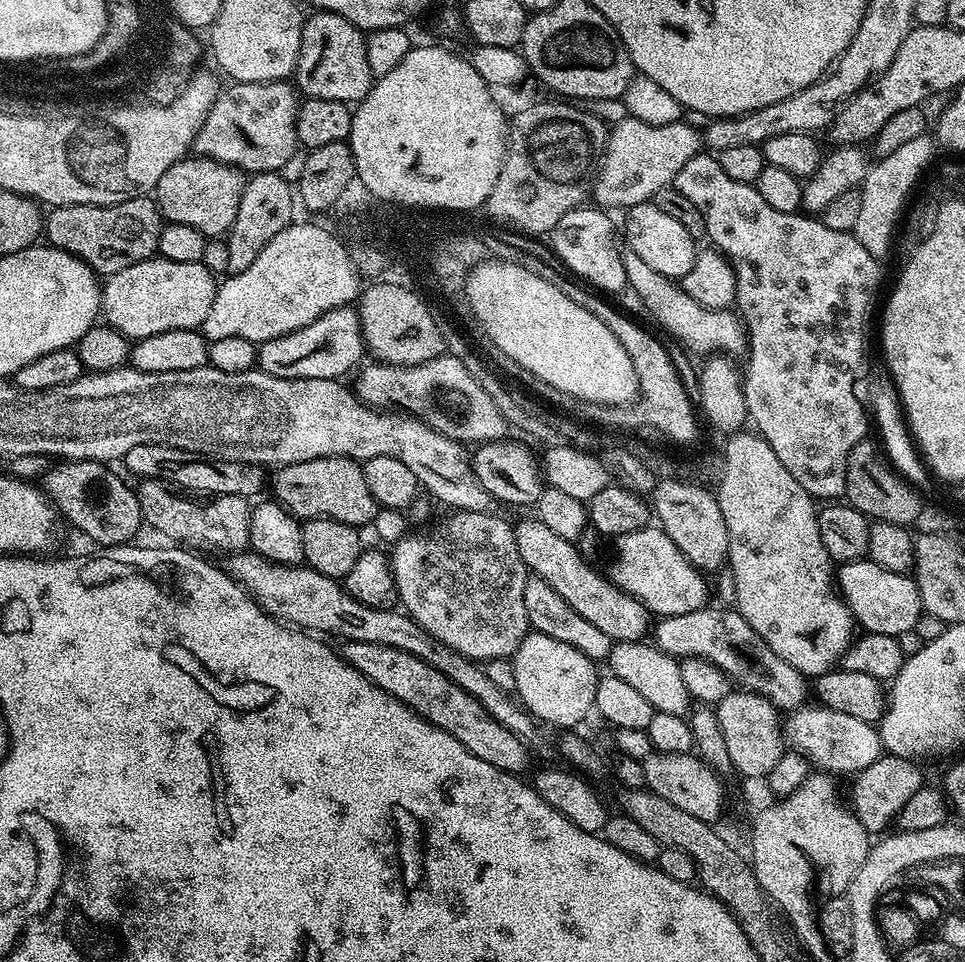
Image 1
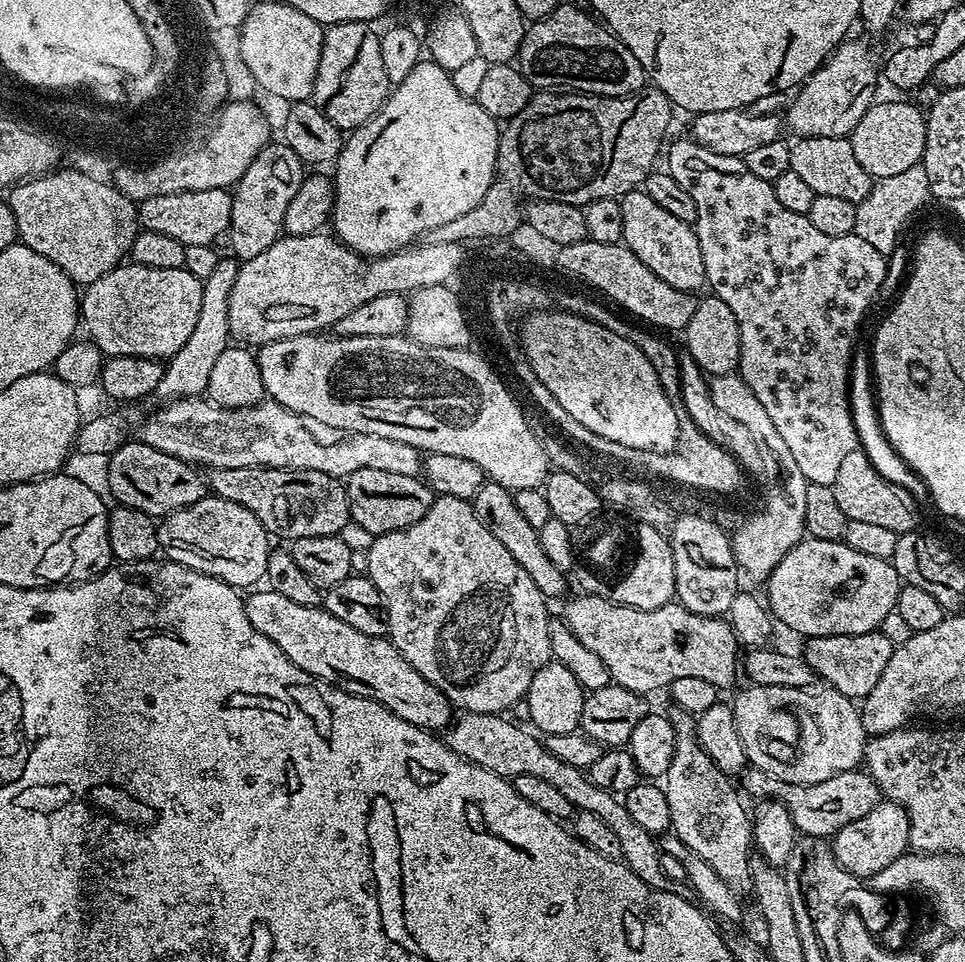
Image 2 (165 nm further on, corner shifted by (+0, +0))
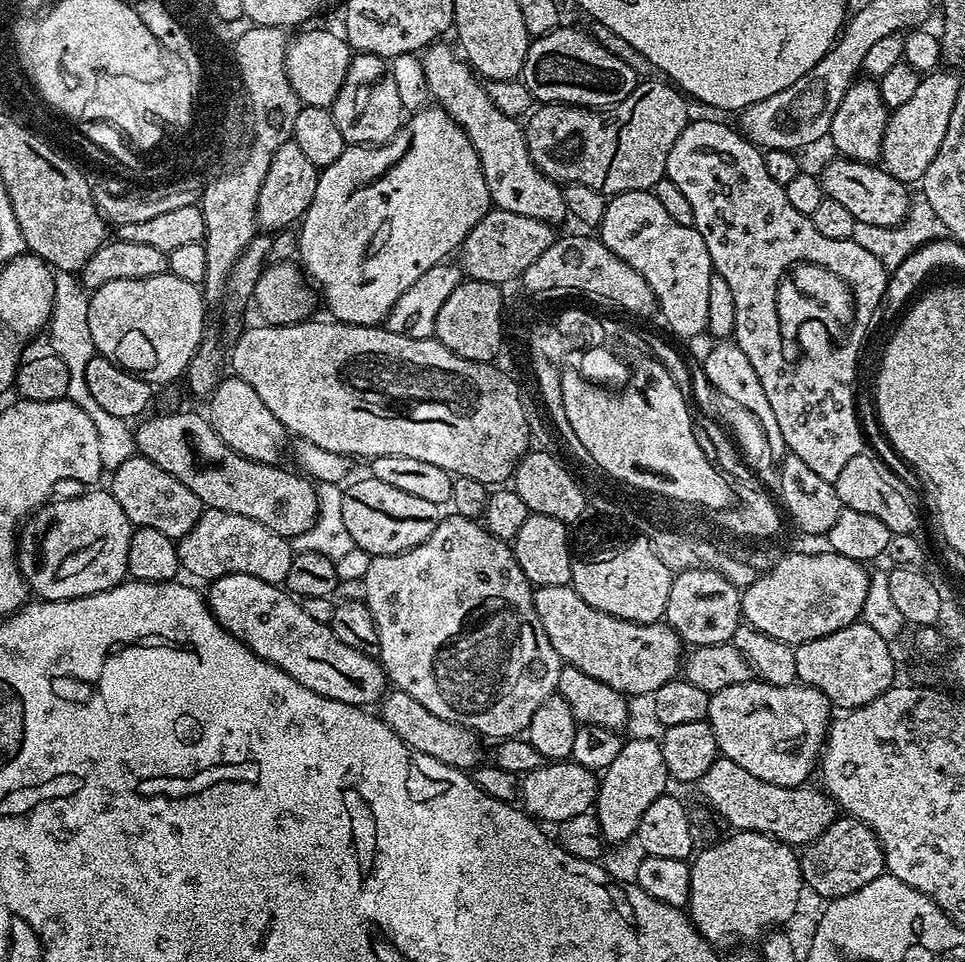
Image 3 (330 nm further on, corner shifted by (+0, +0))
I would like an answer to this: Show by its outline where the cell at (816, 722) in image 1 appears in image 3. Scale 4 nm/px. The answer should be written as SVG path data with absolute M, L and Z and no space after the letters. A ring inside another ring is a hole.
M751 680L738 686L726 686L708 697L708 725L714 730L714 738L720 747L719 755L726 760L738 762L744 770L771 785L787 788L799 787L817 767L824 741L832 720L832 705L821 691L808 685L774 687L761 680Z

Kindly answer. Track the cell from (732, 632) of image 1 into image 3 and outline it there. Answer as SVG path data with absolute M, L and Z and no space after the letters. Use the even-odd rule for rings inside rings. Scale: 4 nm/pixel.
M567 584L539 586L533 591L534 606L550 638L550 646L567 667L582 670L598 682L606 682L625 697L644 696L656 692L658 686L677 679L682 668L682 641L666 622L639 624L614 618L586 602Z

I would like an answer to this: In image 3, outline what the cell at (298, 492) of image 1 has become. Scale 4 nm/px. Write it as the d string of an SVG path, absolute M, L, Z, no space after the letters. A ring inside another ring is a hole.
M201 413L151 416L135 425L137 453L154 462L154 466L162 466L166 474L174 474L182 486L194 490L204 508L246 514L246 518L270 526L274 534L285 538L302 535L314 526L320 514L320 500L317 485L309 477L296 470L287 472L279 463L263 464L230 450Z

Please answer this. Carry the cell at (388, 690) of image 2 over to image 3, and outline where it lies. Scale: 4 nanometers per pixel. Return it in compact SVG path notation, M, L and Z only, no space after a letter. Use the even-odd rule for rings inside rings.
M226 574L222 578L211 581L207 588L208 608L215 614L220 627L246 644L248 649L258 654L258 658L278 666L286 674L290 674L290 678L302 682L302 686L331 700L361 706L372 706L372 703L375 705L385 695L386 677L379 659L353 650L350 646L346 646L346 642L338 642L331 627L322 622L314 622L314 618L306 614L303 603L285 591L281 585L262 582L250 574Z

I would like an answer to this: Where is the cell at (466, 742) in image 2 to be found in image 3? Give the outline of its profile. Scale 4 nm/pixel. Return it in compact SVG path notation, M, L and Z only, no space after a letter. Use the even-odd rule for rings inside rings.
M399 690L389 691L379 705L378 715L388 723L390 730L394 730L394 734L398 734L398 738L402 738L402 742L406 742L408 748L418 750L418 754L430 754L430 758L438 758L438 762L446 762L446 766L465 770L475 770L482 763L481 737L458 722L450 722L446 718L438 718L438 714L430 714L430 710L426 710L422 702L410 698L410 694Z

